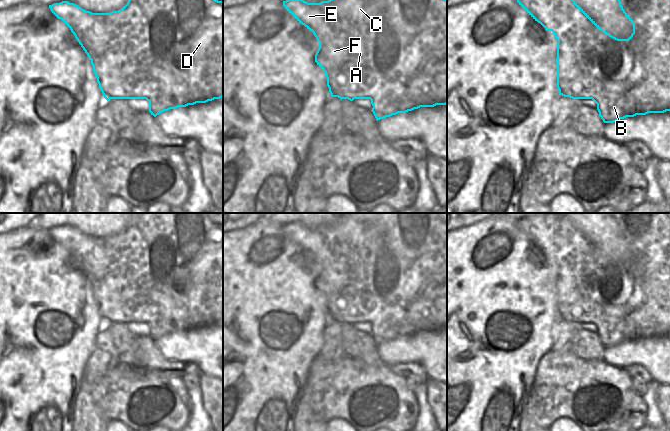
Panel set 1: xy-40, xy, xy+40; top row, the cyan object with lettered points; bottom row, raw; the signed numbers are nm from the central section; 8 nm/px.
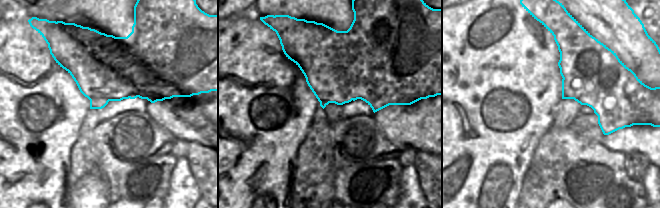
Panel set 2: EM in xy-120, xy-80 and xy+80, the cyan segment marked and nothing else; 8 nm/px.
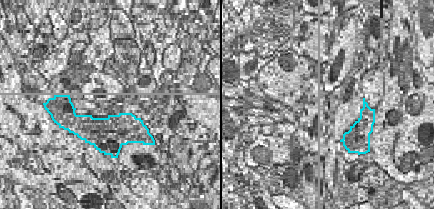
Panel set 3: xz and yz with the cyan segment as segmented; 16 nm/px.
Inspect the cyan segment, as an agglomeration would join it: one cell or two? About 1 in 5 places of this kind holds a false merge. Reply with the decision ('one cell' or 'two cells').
two cells

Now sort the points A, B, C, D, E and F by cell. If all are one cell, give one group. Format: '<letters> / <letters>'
A B C D E / F

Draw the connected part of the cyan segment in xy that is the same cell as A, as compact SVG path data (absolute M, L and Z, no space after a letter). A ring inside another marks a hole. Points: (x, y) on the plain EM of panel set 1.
M343 213L336 221L328 224L322 225L320 227L308 227L302 223L288 223L283 225L283 230L285 233L302 249L304 249L307 253L313 256L315 261L320 261L322 263L328 263L330 265L334 265L336 267L344 267L345 274L347 277L344 279L344 288L345 299L350 300L351 302L348 304L352 309L358 309L359 312L356 316L357 323L370 323L371 328L373 330L372 336L376 342L376 344L384 343L386 341L390 341L392 339L396 339L398 337L406 337L408 335L412 335L414 333L418 333L420 331L434 331L436 329L446 329L447 328L447 223L442 221L438 213ZM388 231L422 231L427 234L430 239L434 239L436 242L432 245L412 245L410 249L382 249L380 244L385 240Z

